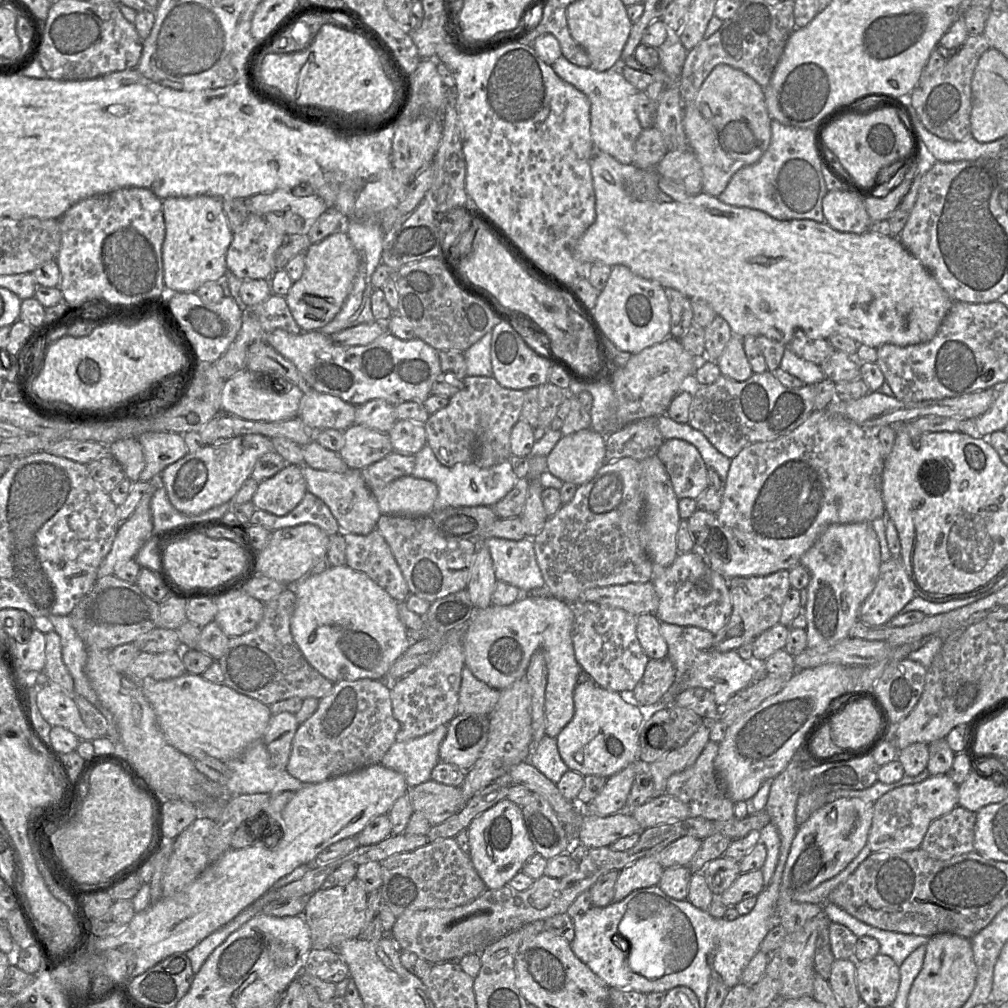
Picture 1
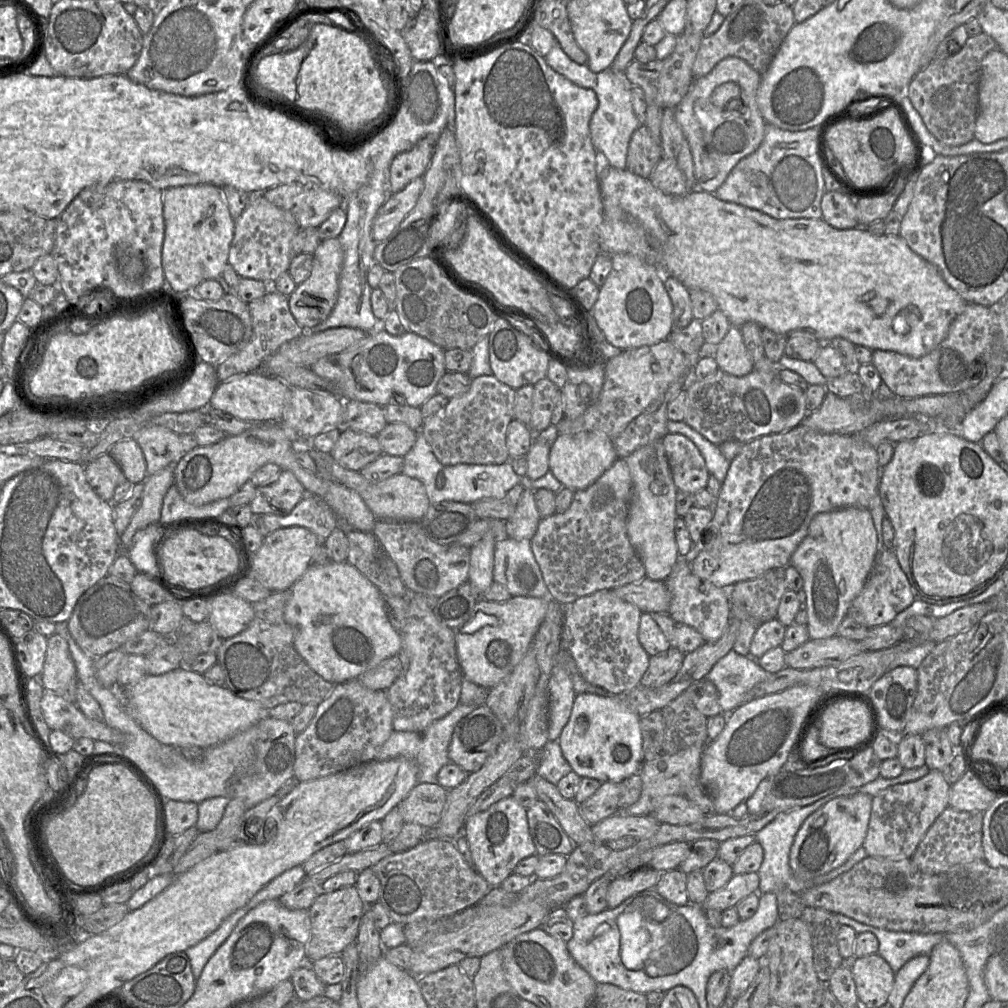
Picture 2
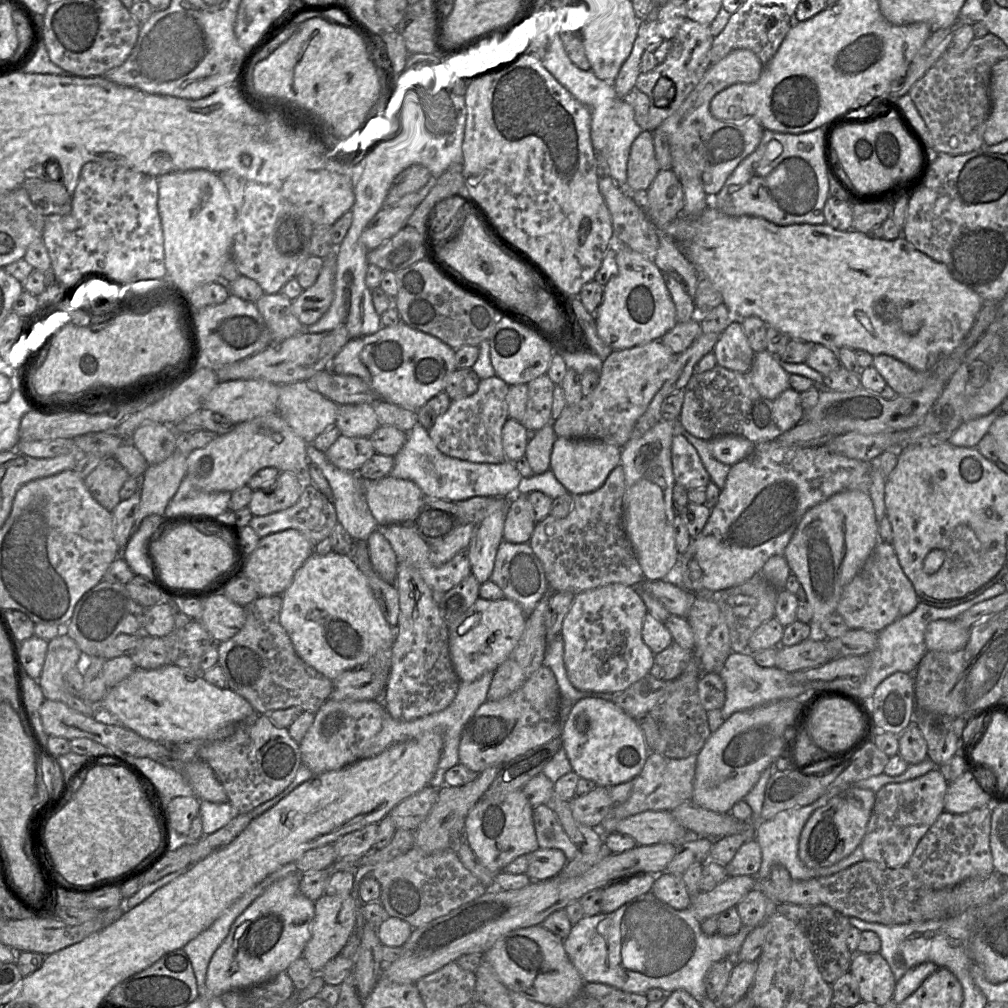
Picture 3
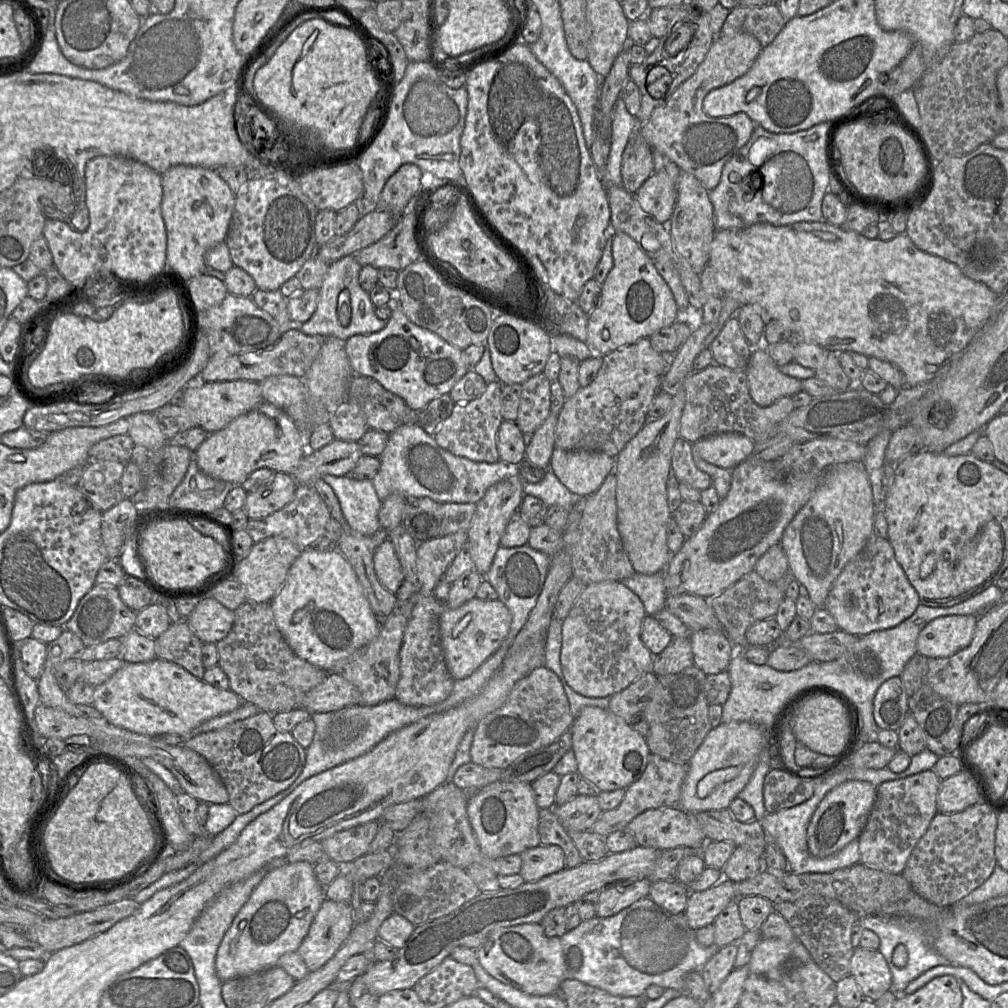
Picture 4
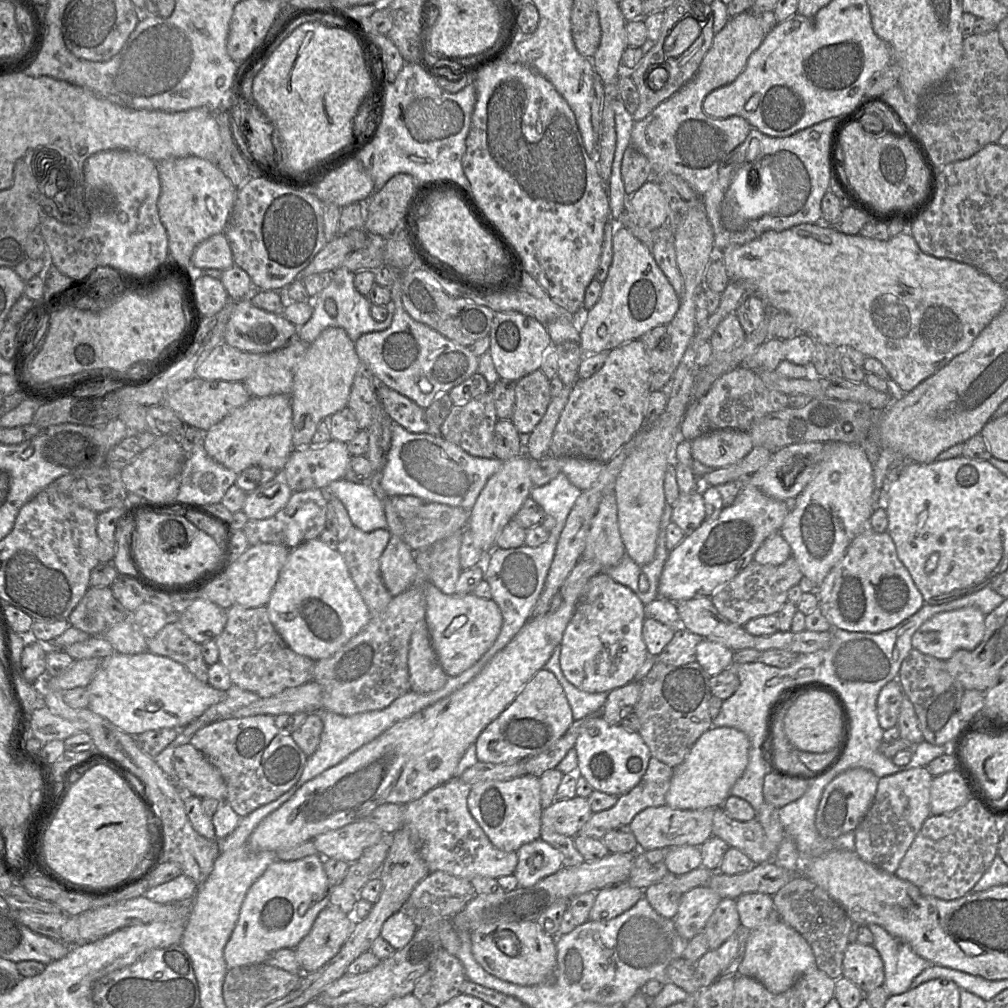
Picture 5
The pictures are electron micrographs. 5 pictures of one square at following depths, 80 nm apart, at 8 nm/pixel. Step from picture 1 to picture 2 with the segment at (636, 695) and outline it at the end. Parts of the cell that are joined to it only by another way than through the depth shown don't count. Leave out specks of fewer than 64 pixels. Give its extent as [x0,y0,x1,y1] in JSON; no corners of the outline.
[640,646,685,689]

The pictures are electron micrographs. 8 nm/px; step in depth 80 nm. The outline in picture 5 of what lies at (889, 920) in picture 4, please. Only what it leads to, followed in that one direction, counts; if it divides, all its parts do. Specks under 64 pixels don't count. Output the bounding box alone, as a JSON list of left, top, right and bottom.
[866,925,932,996]

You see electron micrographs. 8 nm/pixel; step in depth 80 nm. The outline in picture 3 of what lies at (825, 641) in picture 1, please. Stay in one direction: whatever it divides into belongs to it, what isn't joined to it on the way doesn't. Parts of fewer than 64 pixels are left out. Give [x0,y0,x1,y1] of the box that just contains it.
[783,490,878,639]

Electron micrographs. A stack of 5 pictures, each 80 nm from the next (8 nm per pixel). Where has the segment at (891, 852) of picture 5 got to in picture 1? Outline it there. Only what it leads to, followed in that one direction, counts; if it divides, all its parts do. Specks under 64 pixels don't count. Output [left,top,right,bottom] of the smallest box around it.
[867,774,958,852]

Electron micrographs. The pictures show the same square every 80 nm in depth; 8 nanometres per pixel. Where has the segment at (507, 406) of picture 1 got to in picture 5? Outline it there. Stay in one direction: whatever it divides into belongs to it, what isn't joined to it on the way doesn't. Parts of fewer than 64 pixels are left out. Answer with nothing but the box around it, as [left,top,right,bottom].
[440,394,498,458]

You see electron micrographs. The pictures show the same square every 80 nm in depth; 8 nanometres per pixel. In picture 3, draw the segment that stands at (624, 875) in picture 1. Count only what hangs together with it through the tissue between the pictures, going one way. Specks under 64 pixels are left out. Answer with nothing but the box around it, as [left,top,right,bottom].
[602,874,656,913]

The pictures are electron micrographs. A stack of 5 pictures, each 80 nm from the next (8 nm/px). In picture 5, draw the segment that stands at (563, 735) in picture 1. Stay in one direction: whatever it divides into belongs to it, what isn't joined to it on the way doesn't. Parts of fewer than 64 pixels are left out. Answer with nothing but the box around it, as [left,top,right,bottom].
[575,716,652,796]

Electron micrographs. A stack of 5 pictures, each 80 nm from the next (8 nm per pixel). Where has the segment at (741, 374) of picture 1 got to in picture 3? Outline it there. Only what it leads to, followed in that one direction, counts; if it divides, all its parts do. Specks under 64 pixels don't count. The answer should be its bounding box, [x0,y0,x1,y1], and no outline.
[713,317,755,373]

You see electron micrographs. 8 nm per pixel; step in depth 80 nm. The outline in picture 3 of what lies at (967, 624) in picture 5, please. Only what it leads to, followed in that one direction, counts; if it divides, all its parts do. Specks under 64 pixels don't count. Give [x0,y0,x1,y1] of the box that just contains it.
[924,619,970,652]

